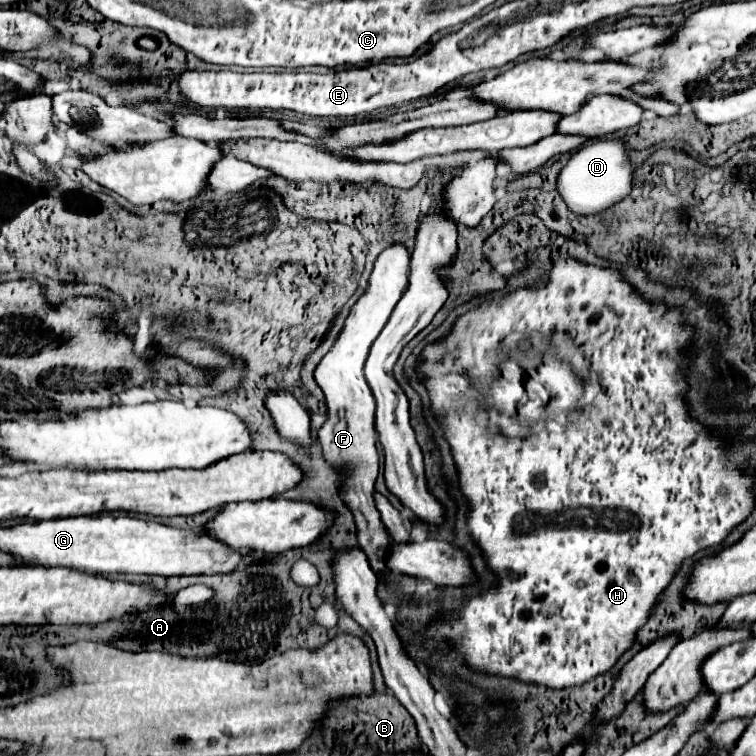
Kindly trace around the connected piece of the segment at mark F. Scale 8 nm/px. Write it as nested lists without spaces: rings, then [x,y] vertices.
[[[405,243],[389,245],[375,261],[373,273],[369,277],[365,293],[359,301],[351,307],[341,333],[337,335],[329,353],[319,361],[315,369],[315,381],[325,395],[327,405],[327,419],[319,429],[319,443],[323,447],[323,457],[331,467],[341,471],[343,481],[339,485],[341,501],[351,509],[355,523],[357,523],[357,539],[359,546],[368,556],[371,568],[376,574],[385,569],[383,557],[387,545],[391,543],[387,529],[379,519],[379,511],[373,503],[373,483],[379,473],[377,465],[377,449],[375,449],[375,399],[363,375],[363,365],[369,353],[371,343],[381,333],[383,325],[387,323],[397,299],[401,297],[403,289],[407,287],[407,273],[409,273],[411,253]]]

